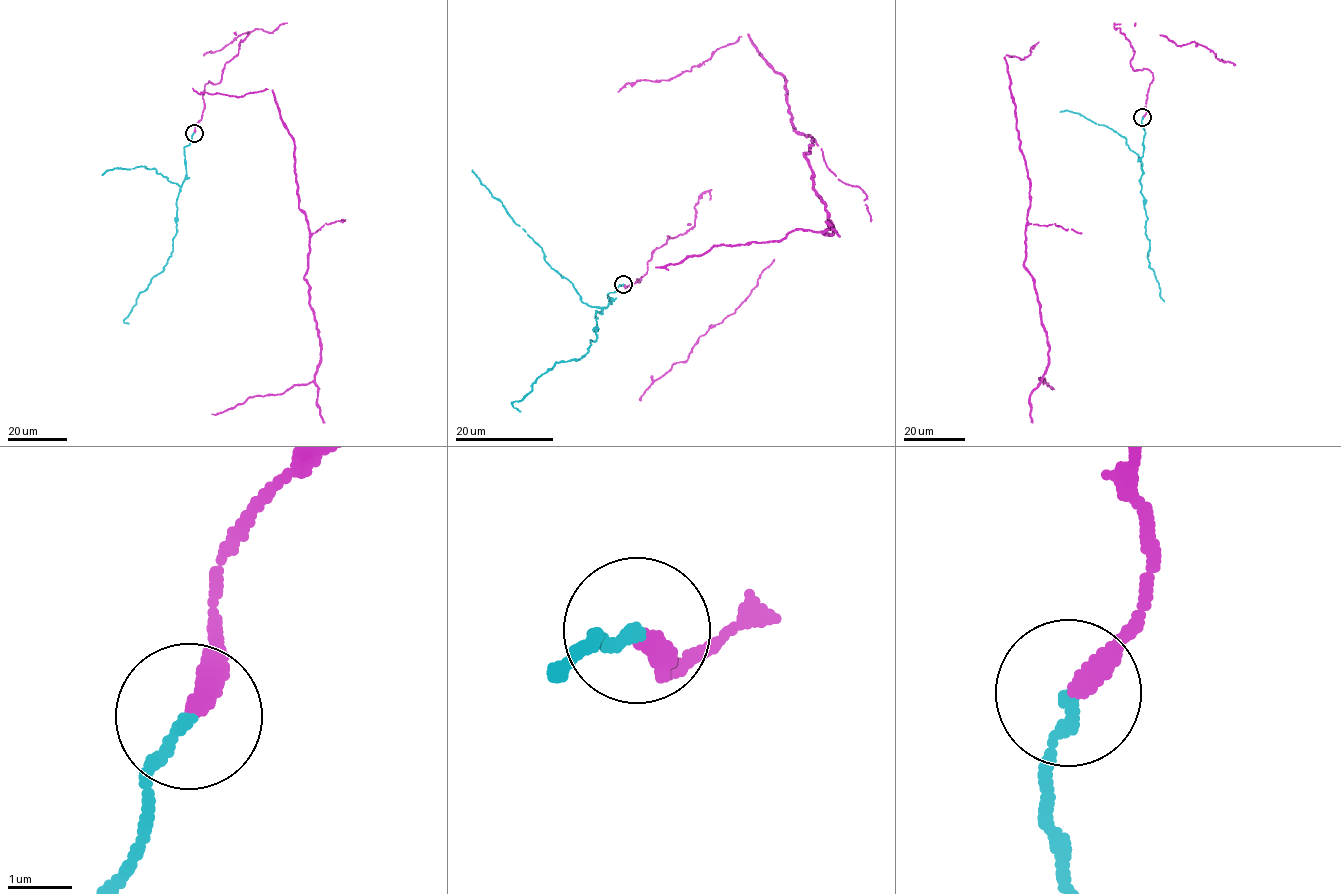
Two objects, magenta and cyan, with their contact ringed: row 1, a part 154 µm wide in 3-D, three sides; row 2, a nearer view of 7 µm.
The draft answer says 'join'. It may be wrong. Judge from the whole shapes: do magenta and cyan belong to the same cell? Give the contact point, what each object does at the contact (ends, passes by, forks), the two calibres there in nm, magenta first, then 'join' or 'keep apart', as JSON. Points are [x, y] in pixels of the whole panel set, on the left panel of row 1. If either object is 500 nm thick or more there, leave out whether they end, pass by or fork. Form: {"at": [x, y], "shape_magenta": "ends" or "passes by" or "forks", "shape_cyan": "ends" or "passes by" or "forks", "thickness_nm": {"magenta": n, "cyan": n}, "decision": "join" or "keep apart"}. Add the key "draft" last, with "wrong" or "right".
{"at": [194, 133], "shape_magenta": "ends", "shape_cyan": "ends", "thickness_nm": {"magenta": 360, "cyan": 200}, "decision": "join", "draft": "right"}

